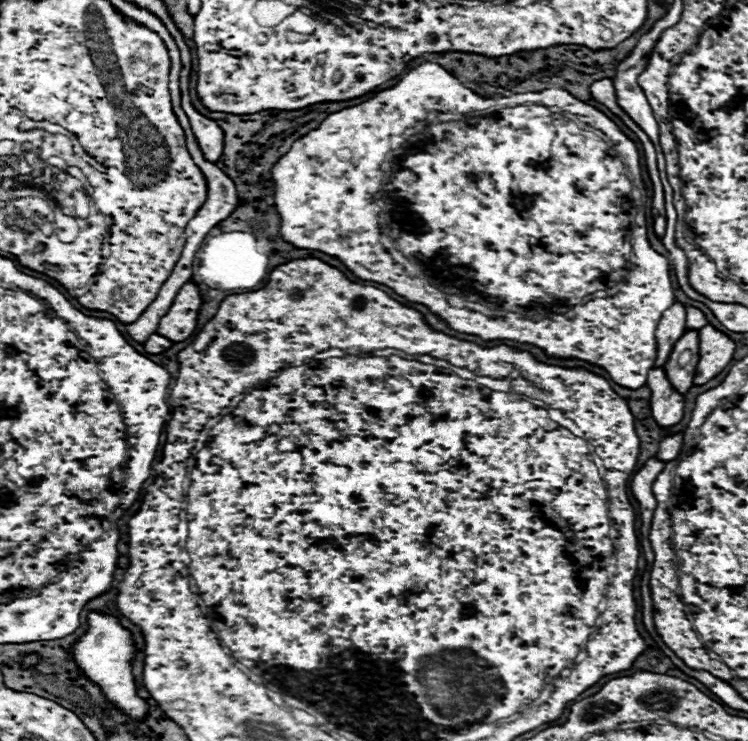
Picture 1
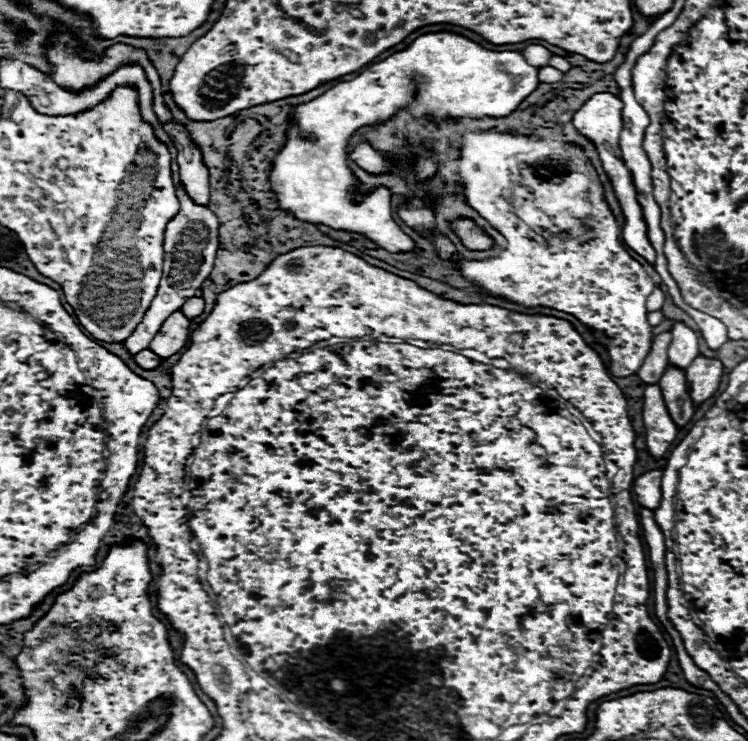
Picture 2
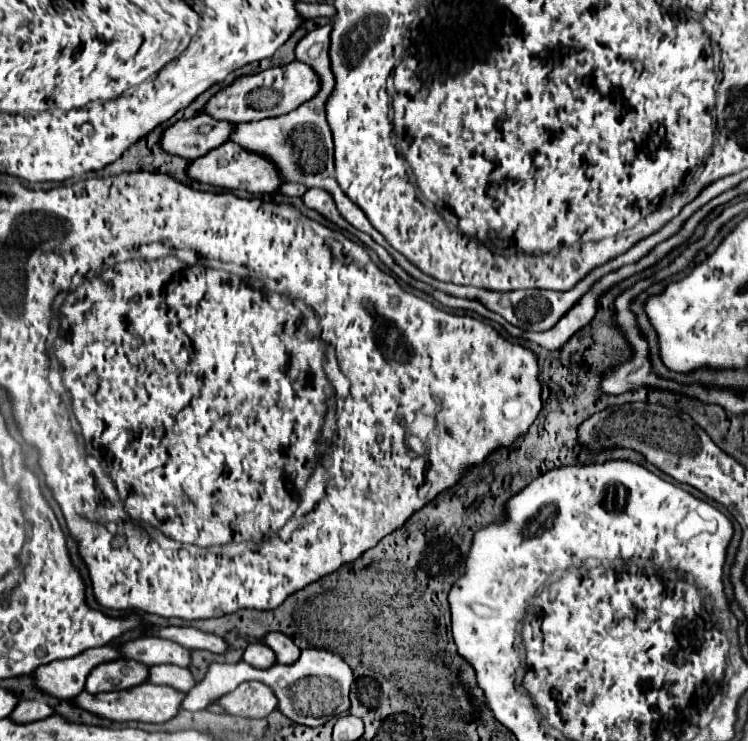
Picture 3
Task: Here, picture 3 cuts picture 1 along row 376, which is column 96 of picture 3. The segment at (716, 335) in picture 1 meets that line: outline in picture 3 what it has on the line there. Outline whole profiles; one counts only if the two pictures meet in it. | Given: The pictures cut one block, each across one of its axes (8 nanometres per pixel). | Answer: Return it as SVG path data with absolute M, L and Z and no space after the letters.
M144 682L136 688L130 688L130 690L114 690L114 692L106 692L106 694L88 694L88 692L82 692L78 698L74 698L76 706L92 712L92 714L98 714L102 718L108 718L108 720L116 720L116 722L154 722L154 724L162 724L162 722L168 722L170 718L174 718L182 706L182 700L184 700L184 692L176 690L176 688L170 688L170 686L156 686L152 682Z

